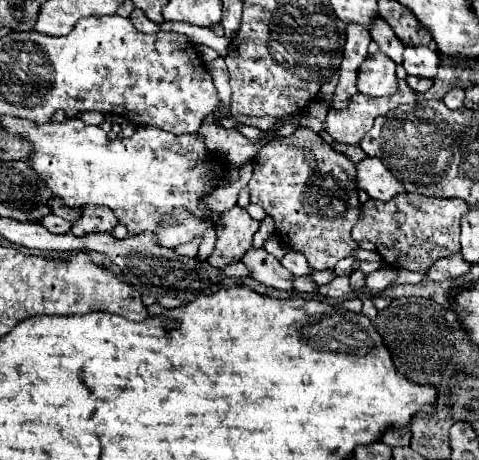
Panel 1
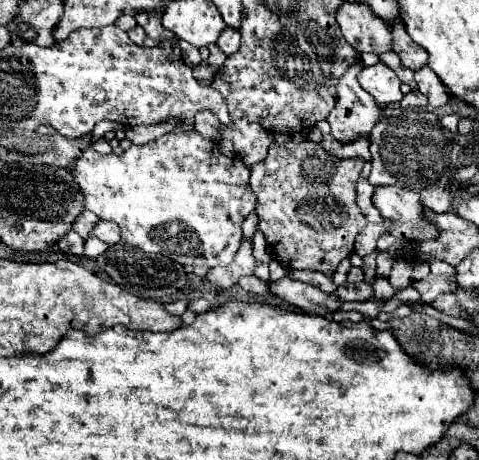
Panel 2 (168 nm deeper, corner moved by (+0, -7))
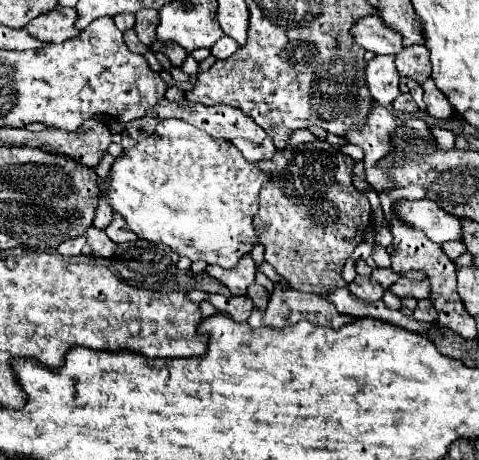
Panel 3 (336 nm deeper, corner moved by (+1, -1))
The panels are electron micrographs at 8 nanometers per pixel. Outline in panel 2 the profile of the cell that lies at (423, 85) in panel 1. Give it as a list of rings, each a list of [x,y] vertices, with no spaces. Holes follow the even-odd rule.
[[[411,91],[405,95],[405,99],[401,101],[401,107],[407,109],[407,107],[425,107],[427,105],[427,97],[419,91]]]

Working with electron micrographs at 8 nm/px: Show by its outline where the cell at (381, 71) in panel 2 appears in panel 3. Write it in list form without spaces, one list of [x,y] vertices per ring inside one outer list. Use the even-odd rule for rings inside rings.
[[[376,55],[372,61],[366,63],[364,73],[366,73],[366,85],[374,101],[388,107],[400,95],[398,89],[400,75],[392,55]]]

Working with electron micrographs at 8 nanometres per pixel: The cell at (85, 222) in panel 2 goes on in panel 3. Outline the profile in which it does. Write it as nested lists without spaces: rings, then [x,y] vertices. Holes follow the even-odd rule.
[[[90,225],[90,229],[86,229],[84,235],[86,235],[88,245],[92,247],[94,255],[100,255],[100,257],[112,257],[114,255],[114,243],[108,239],[104,229]]]

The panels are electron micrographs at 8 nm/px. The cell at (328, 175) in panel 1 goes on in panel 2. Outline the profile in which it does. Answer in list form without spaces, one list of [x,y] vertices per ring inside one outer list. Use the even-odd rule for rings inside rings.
[[[271,143],[267,159],[251,165],[251,189],[257,195],[257,217],[259,229],[271,245],[273,257],[291,267],[319,271],[323,275],[333,275],[343,257],[353,253],[353,243],[359,231],[367,225],[365,215],[355,203],[357,179],[363,169],[363,159],[337,159],[329,155],[319,143]]]

